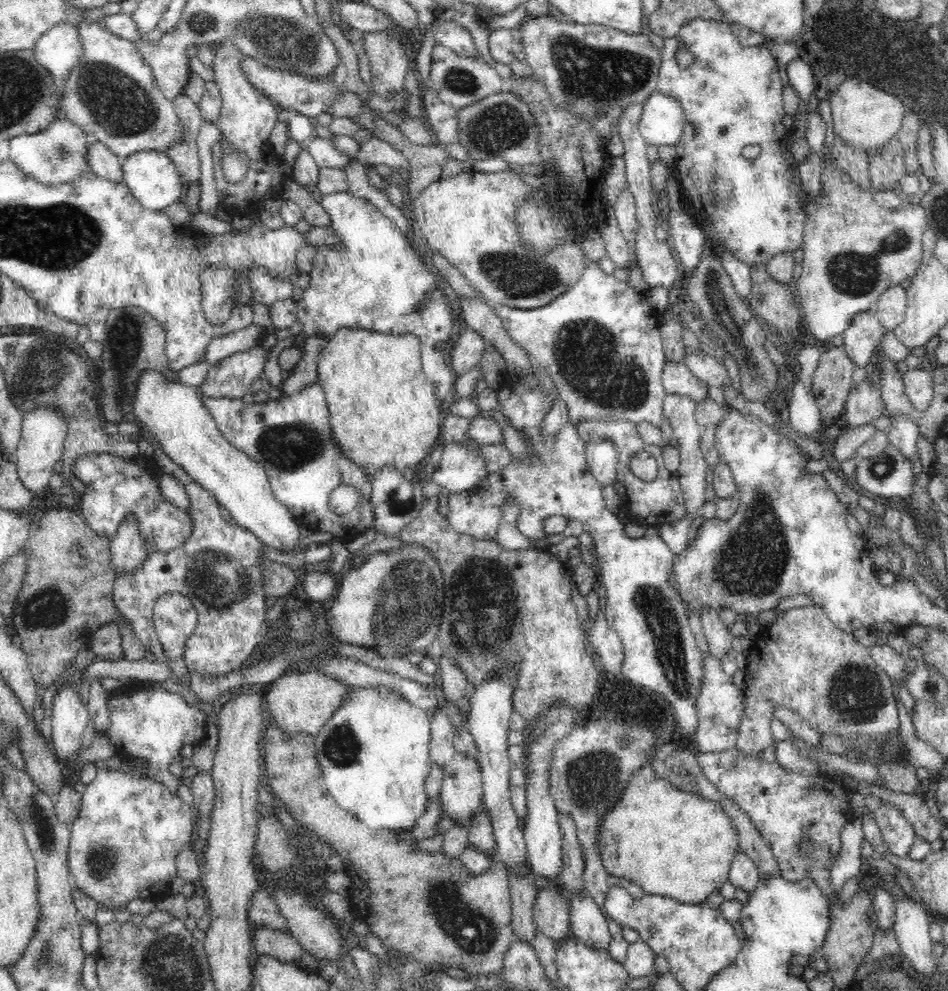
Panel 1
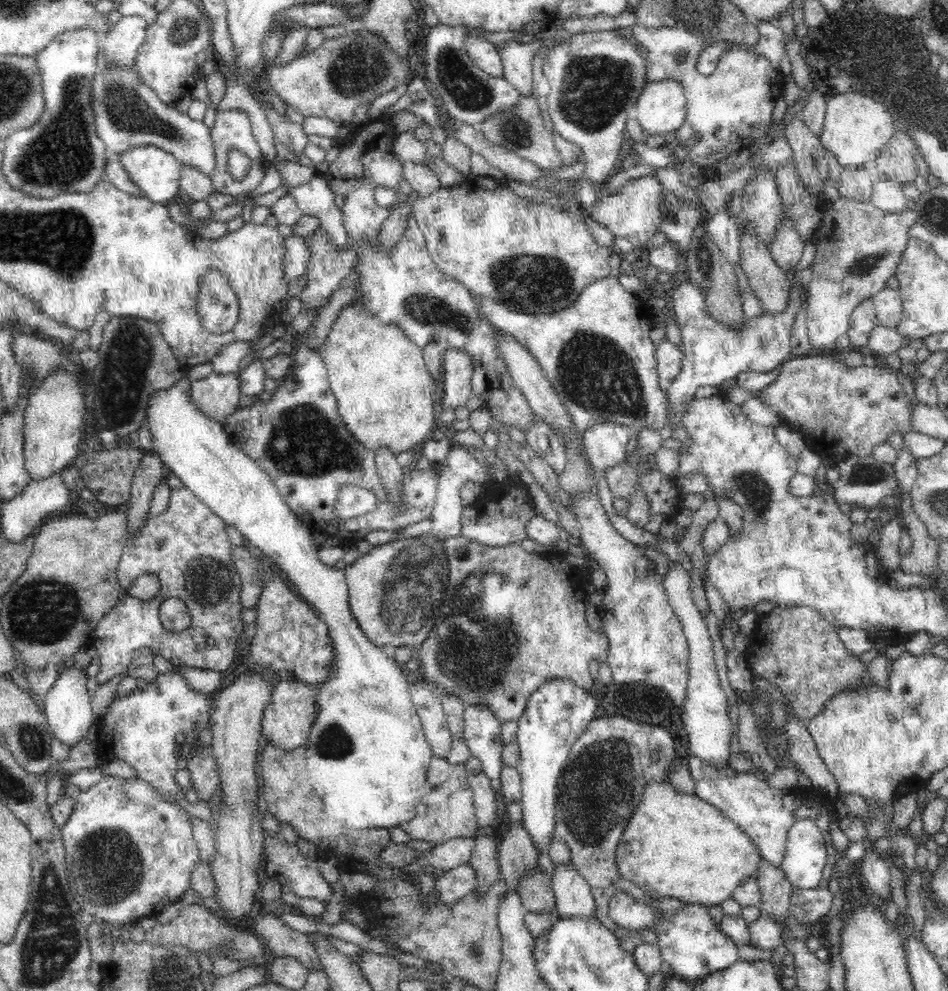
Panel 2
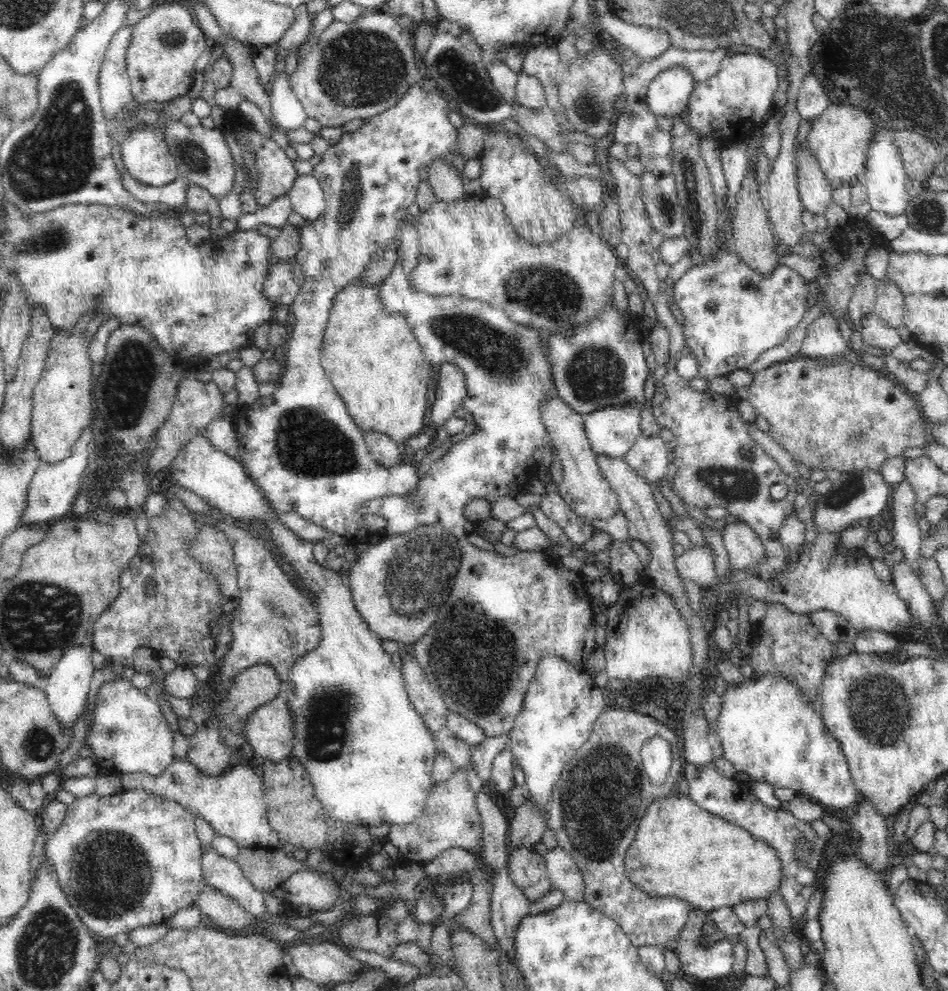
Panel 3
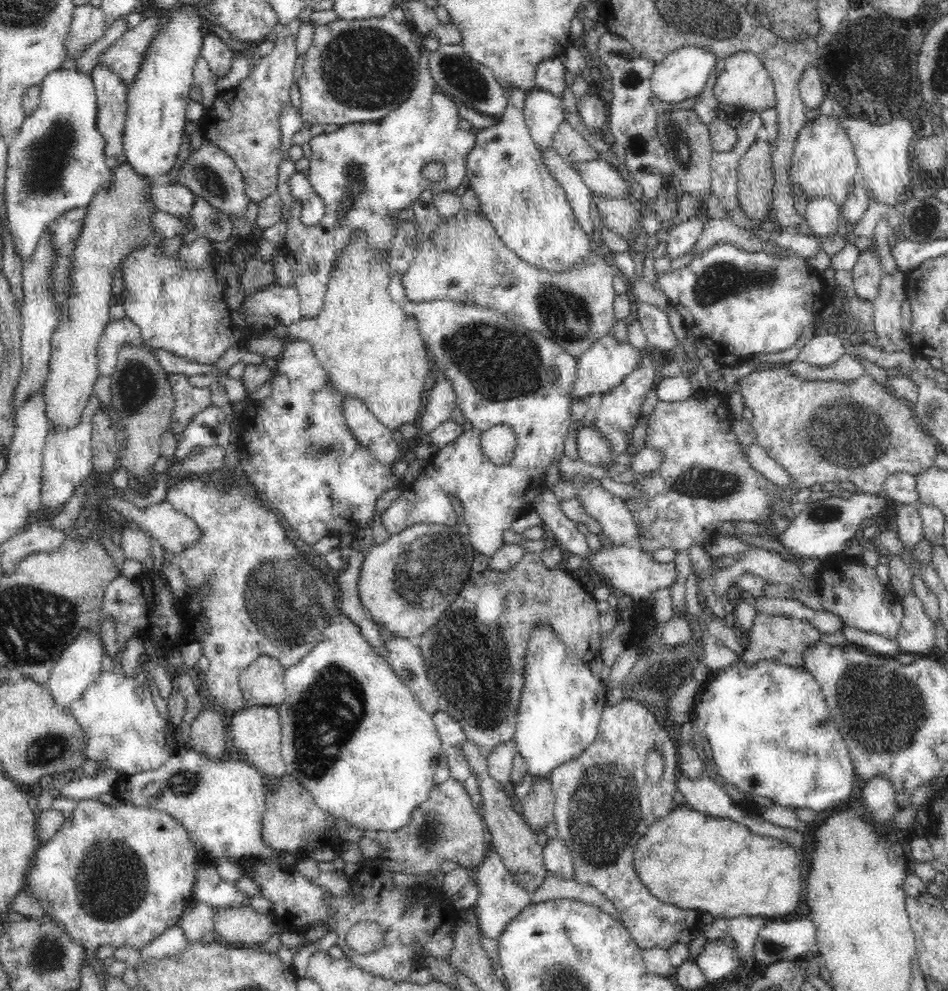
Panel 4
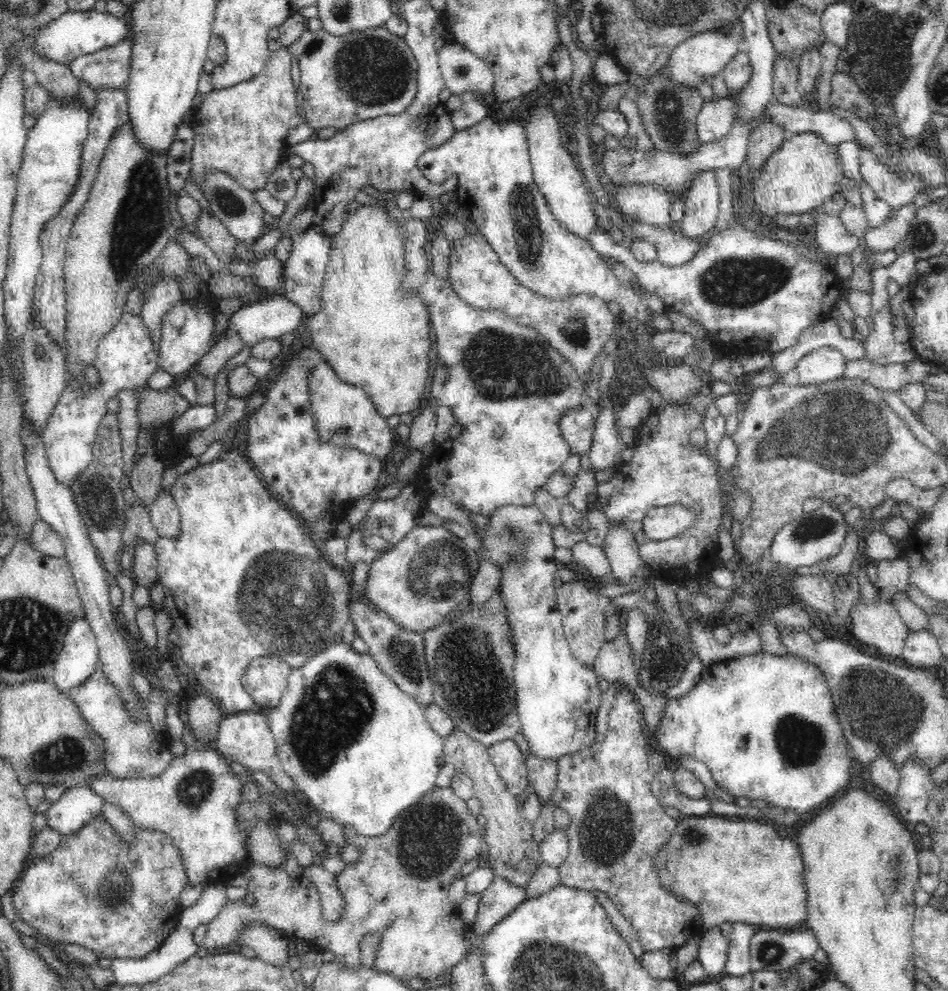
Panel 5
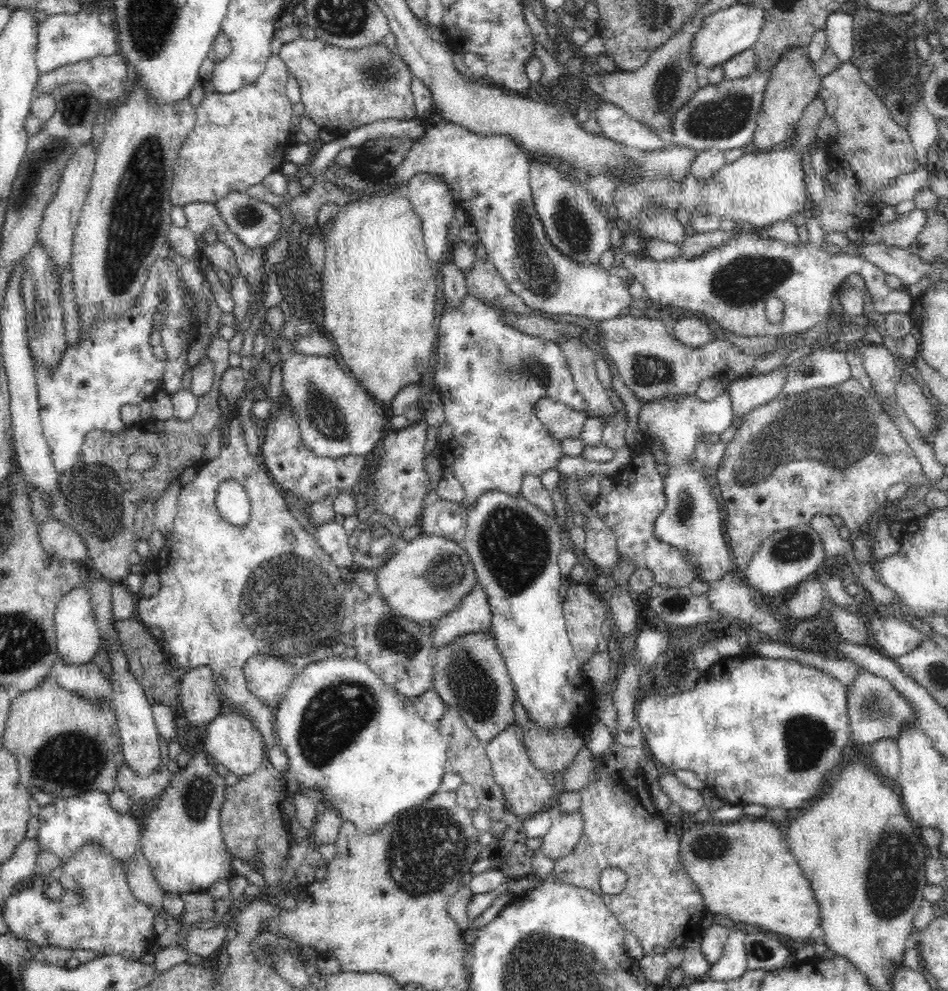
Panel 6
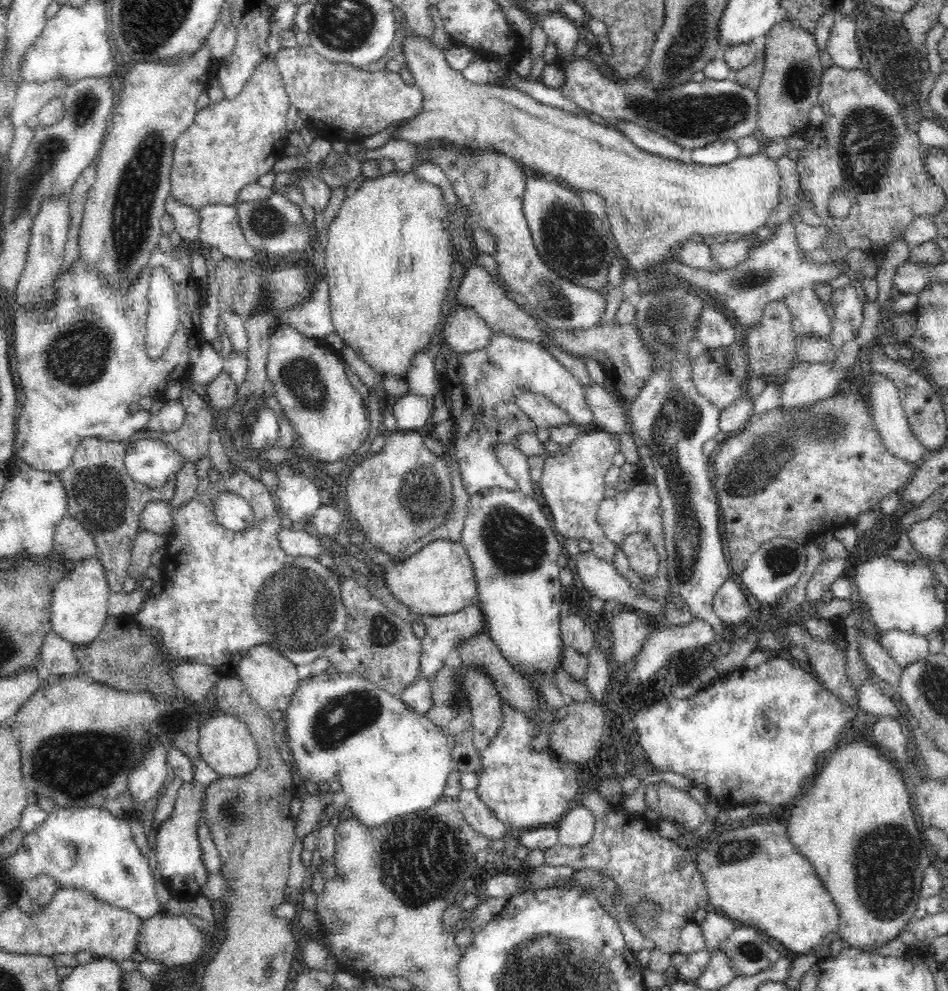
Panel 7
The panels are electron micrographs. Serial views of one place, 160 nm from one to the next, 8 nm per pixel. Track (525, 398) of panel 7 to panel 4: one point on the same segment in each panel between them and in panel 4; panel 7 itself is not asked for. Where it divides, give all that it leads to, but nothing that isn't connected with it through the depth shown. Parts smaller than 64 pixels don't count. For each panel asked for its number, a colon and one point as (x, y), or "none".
4: (592, 448)
5: (578, 425)
6: (563, 422)

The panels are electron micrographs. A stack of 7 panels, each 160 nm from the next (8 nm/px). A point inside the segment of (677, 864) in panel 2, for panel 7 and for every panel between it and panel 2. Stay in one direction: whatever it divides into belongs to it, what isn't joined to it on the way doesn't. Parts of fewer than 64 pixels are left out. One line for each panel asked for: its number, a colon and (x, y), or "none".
3: (680, 850)
4: (715, 865)
5: (737, 870)
6: (744, 870)
7: (754, 874)

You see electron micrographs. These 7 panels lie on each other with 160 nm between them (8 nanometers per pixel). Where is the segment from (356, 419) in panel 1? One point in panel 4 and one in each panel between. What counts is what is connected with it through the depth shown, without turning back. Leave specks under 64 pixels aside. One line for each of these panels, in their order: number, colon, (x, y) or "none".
2: (377, 374)
3: (371, 357)
4: (372, 350)

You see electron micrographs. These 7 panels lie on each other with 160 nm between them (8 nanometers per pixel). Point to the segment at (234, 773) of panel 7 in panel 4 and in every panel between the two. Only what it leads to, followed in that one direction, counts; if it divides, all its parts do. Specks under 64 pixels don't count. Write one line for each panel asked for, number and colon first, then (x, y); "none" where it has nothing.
4: (256, 732)
5: (244, 737)
6: (233, 740)

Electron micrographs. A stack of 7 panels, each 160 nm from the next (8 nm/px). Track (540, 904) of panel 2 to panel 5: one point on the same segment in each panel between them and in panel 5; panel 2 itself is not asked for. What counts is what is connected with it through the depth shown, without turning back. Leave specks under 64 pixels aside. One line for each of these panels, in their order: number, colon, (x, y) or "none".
3: (527, 869)
4: (509, 834)
5: (513, 854)

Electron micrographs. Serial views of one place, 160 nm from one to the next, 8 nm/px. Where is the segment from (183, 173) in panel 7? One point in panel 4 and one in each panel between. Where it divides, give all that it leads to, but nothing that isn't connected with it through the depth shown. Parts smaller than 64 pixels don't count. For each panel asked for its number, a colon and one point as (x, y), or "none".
4: (243, 121)
5: (242, 130)
6: (239, 139)

